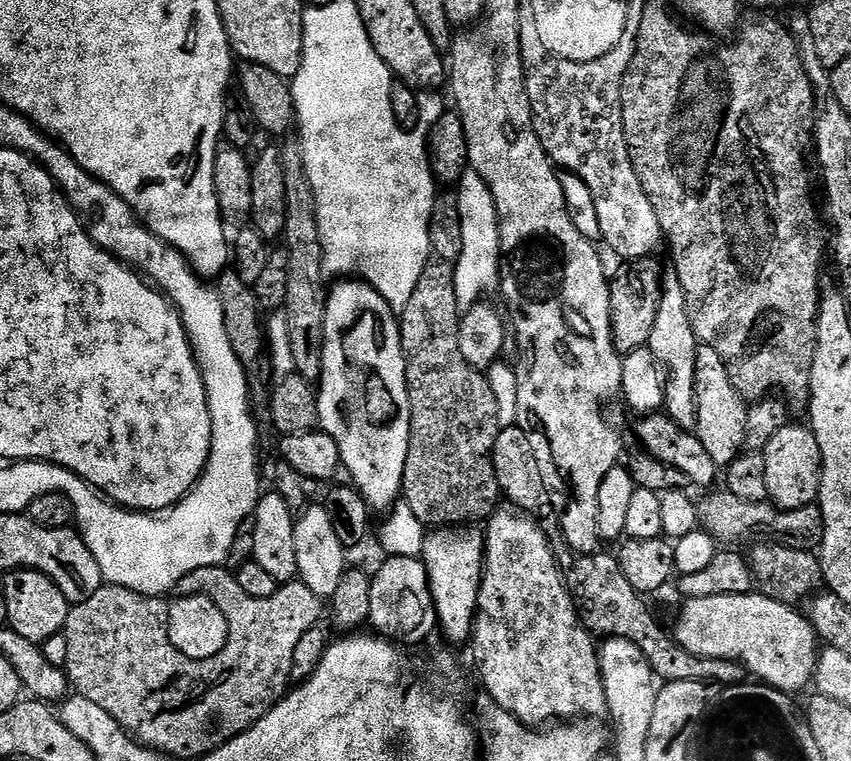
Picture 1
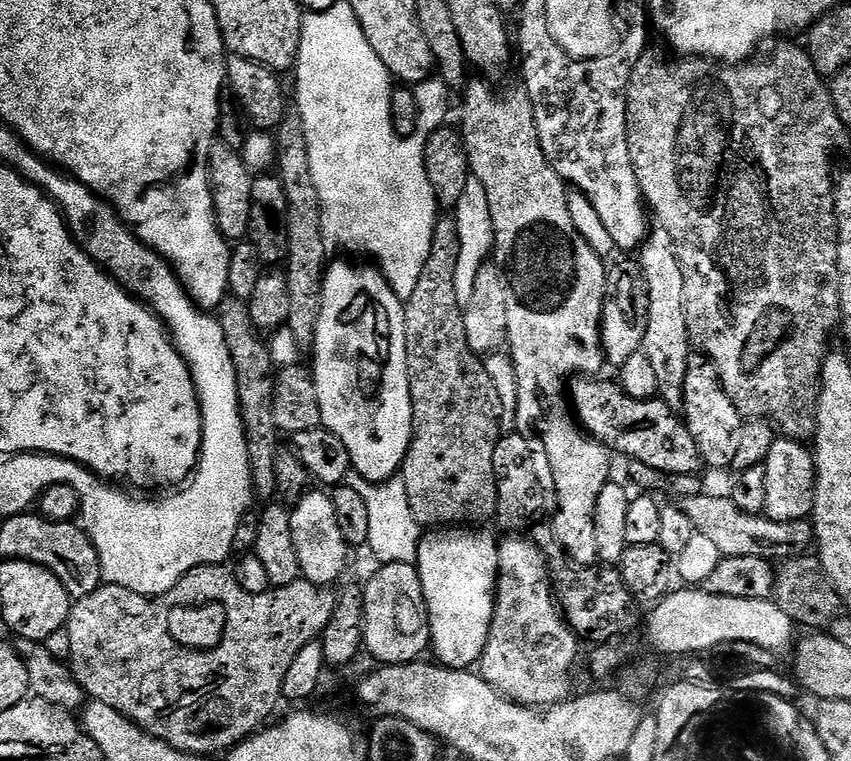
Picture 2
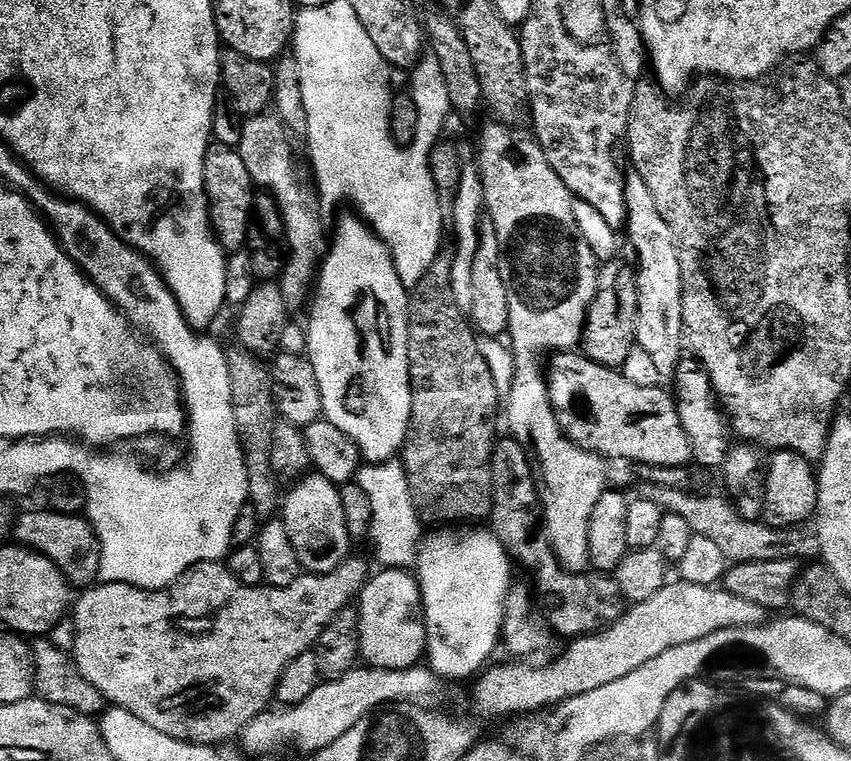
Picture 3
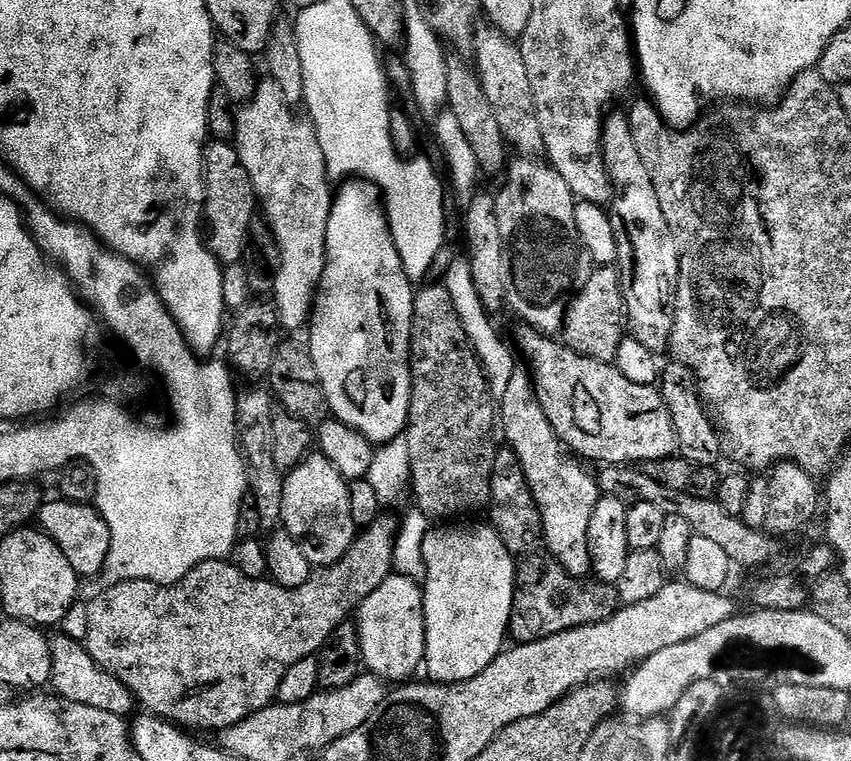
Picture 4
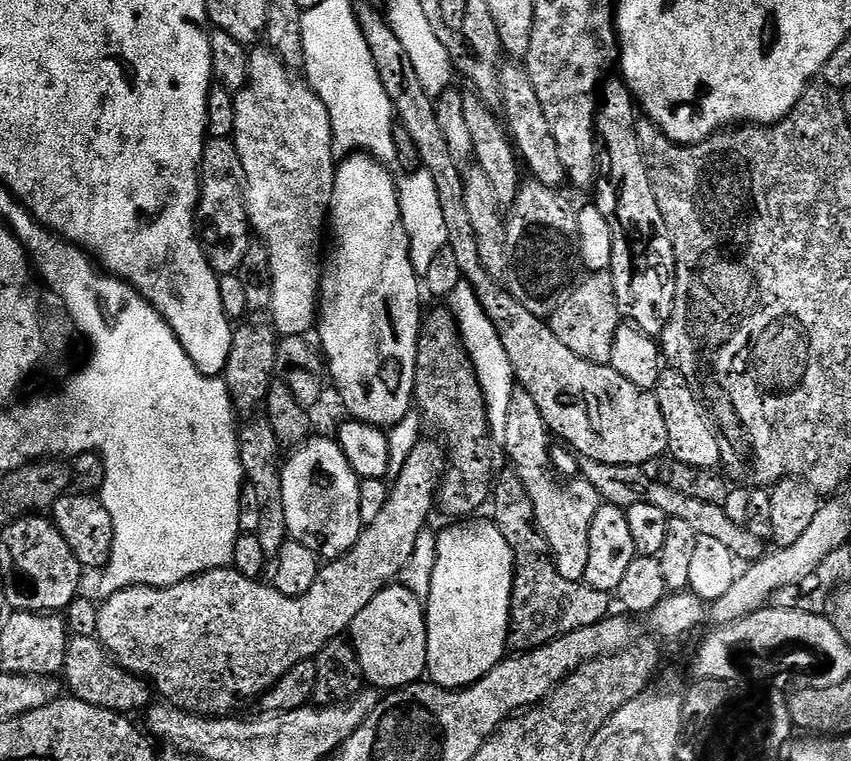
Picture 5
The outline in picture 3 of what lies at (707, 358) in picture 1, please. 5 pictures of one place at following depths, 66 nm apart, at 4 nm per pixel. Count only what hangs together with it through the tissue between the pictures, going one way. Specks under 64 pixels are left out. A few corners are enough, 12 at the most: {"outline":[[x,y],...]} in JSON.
{"outline":[[695,356],[674,377],[678,418],[699,467],[734,445],[730,421]]}

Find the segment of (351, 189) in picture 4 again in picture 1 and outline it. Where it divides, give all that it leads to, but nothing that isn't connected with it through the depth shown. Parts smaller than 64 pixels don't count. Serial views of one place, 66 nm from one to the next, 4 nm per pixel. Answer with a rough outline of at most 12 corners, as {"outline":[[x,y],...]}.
{"outline":[[352,278],[331,289],[320,428],[369,509],[404,487],[400,321]]}

